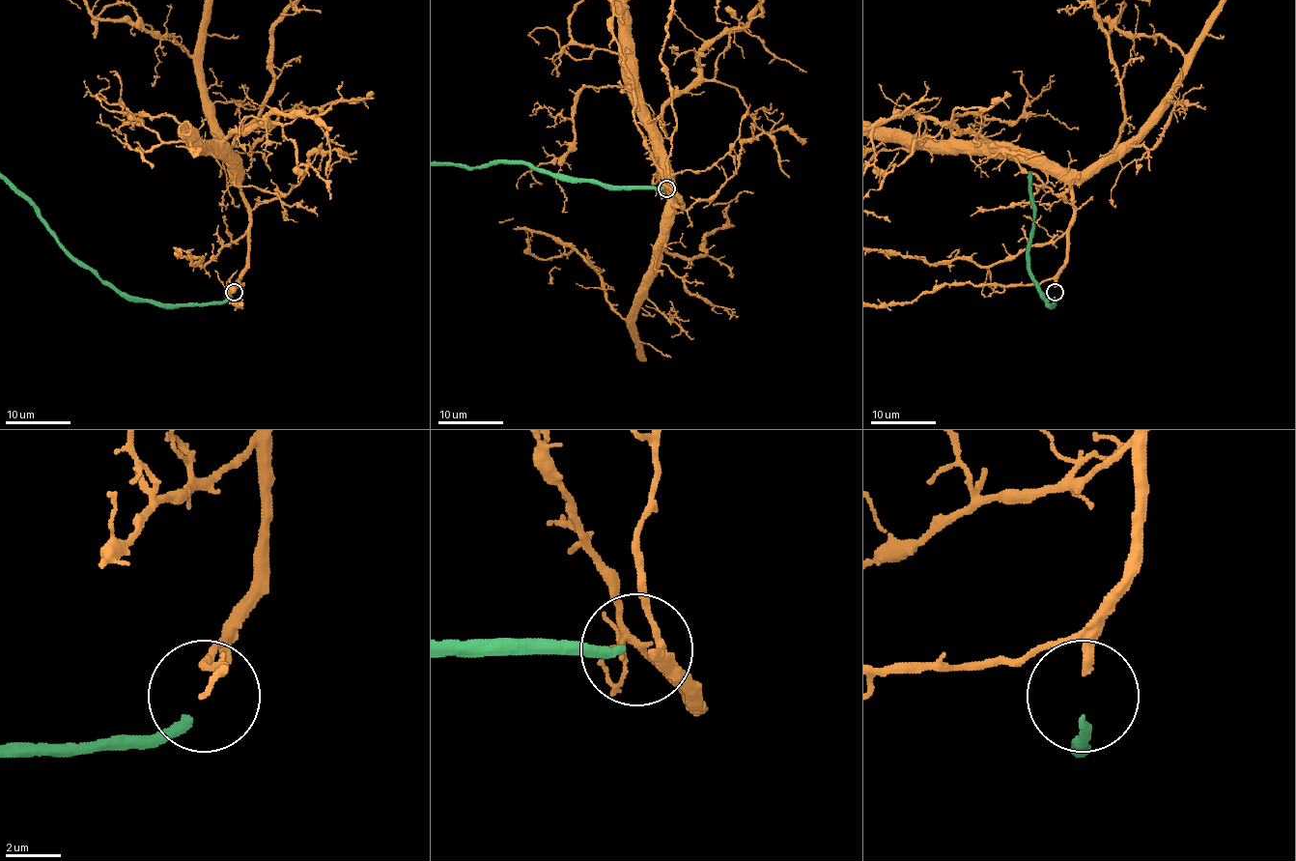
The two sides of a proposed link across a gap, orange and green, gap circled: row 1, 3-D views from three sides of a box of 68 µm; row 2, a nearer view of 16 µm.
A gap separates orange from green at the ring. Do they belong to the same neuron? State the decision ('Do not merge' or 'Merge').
Merge

